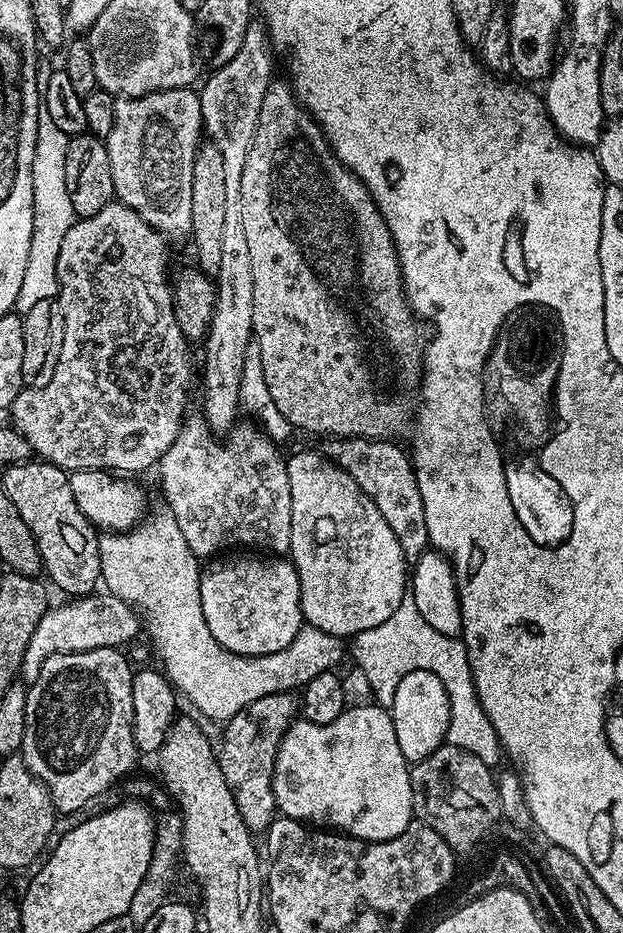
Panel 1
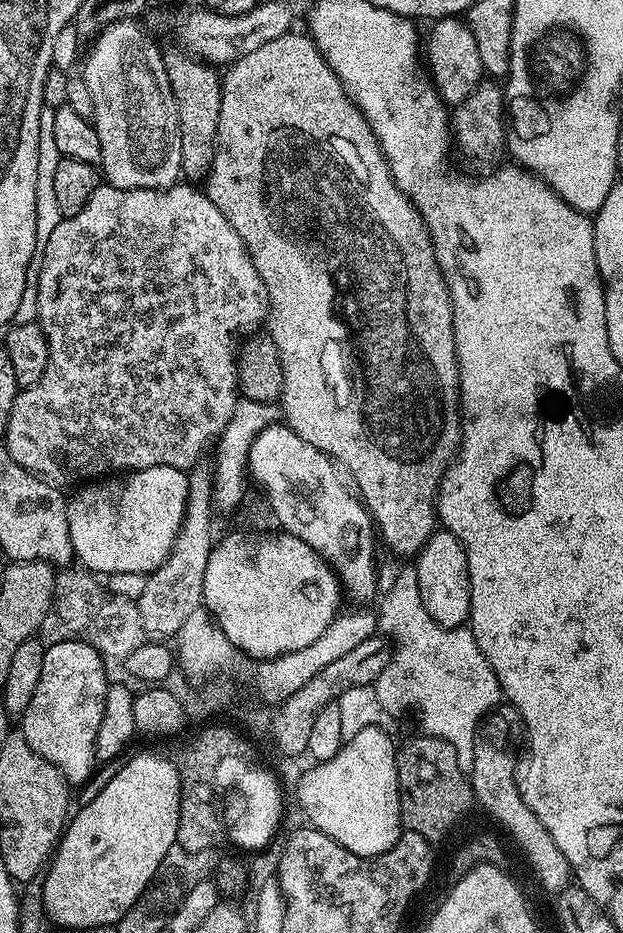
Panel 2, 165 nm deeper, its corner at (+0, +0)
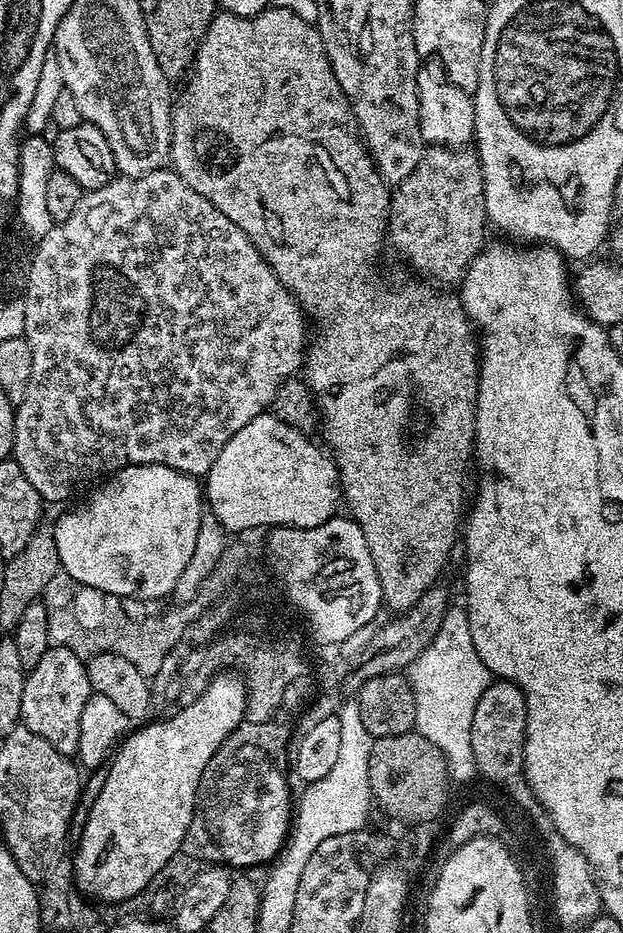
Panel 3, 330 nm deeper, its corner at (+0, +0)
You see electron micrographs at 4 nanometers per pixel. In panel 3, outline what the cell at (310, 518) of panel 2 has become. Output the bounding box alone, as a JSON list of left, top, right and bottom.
[202,414,342,534]

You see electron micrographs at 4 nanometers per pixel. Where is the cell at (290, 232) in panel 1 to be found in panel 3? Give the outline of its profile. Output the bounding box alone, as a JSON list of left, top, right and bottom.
[171,6,480,613]

